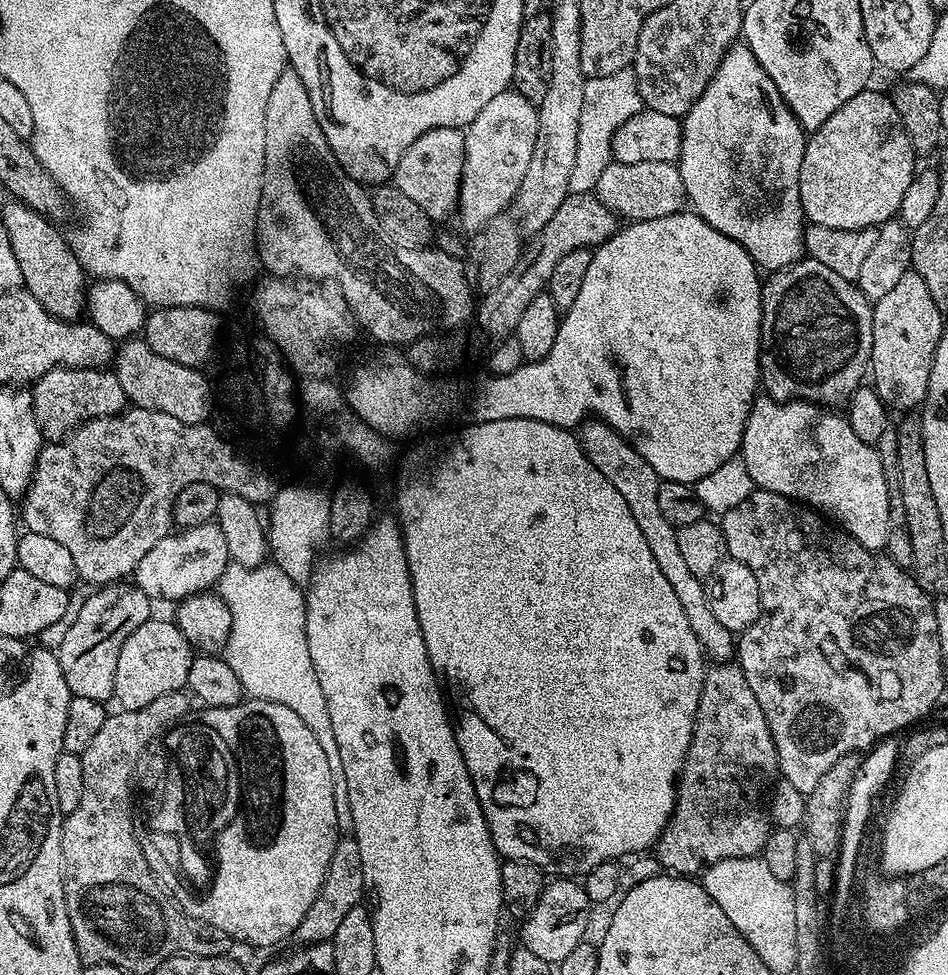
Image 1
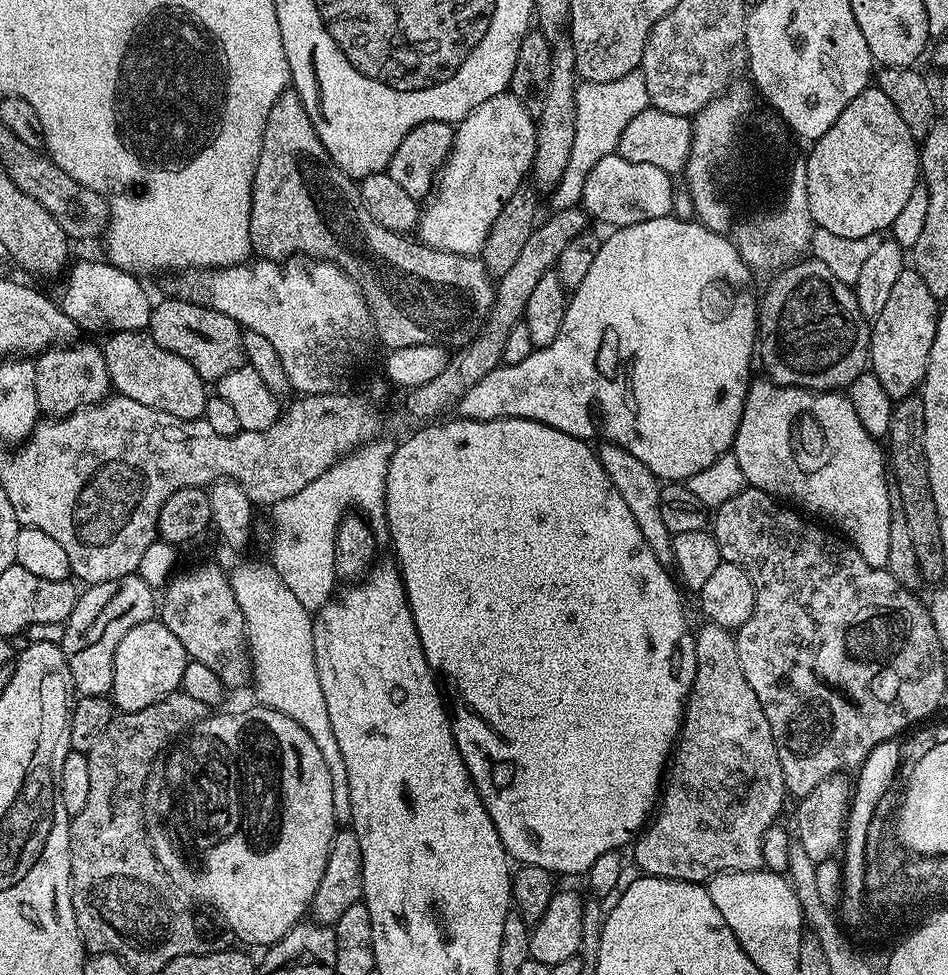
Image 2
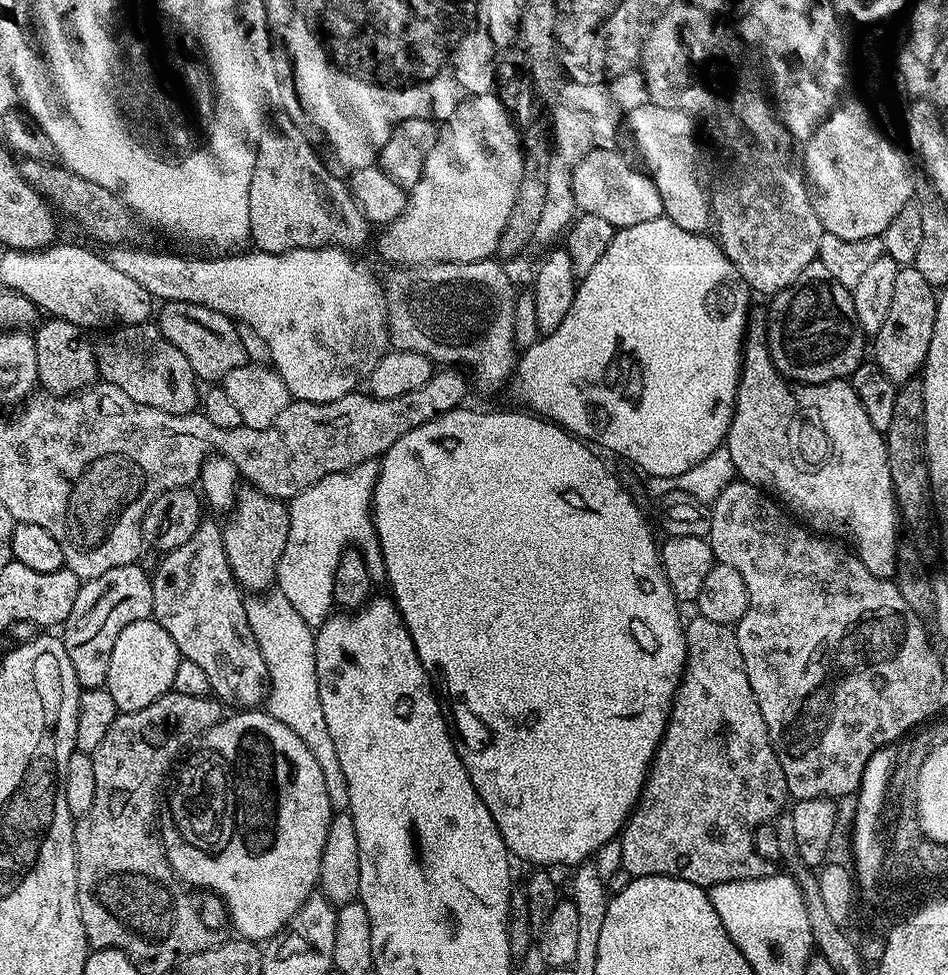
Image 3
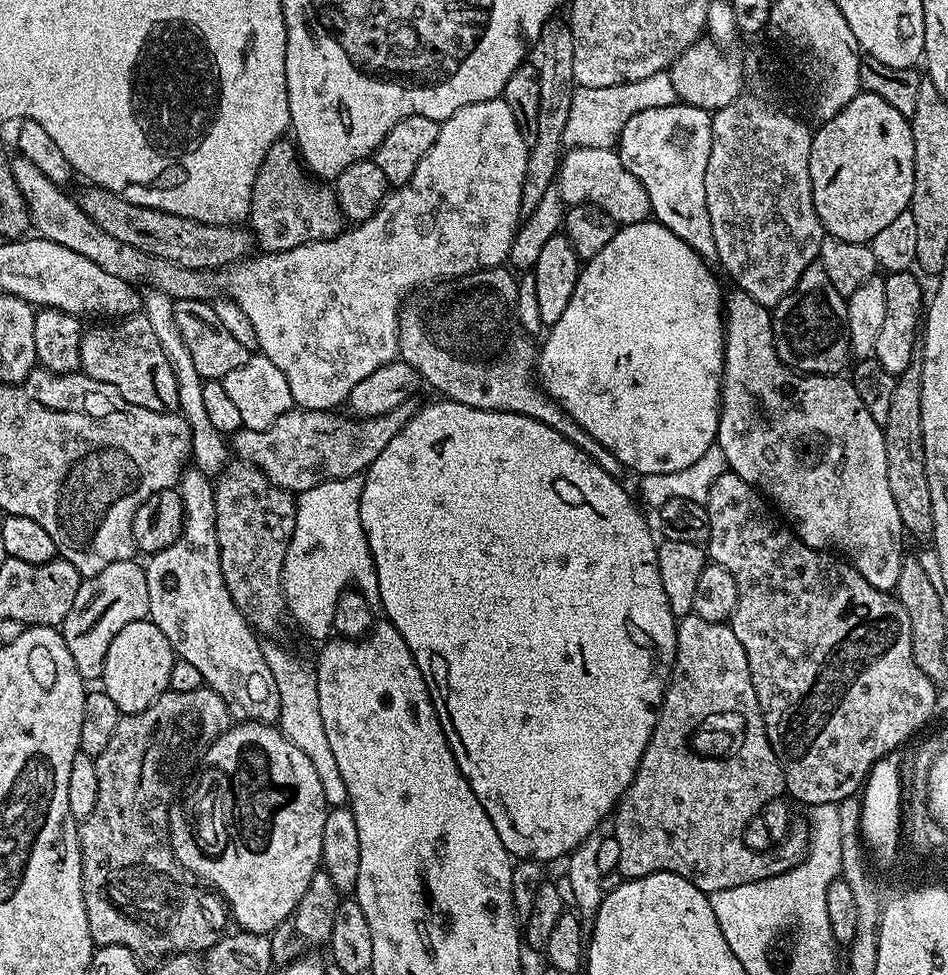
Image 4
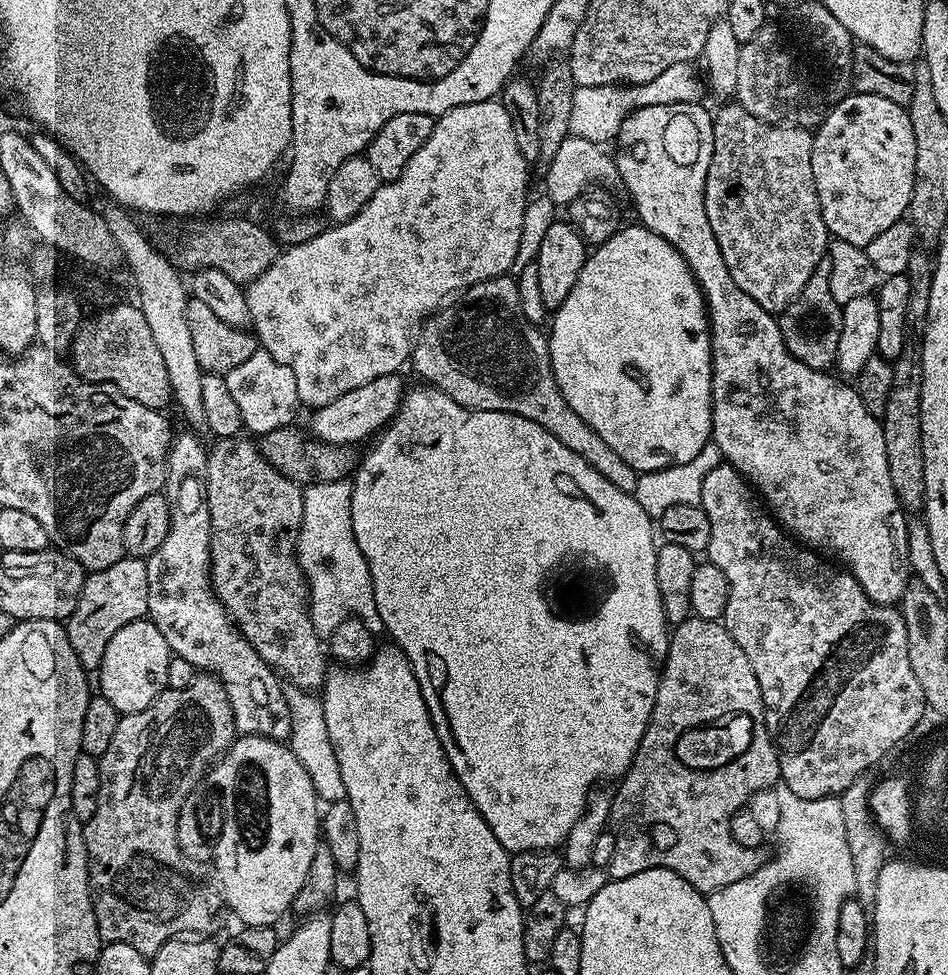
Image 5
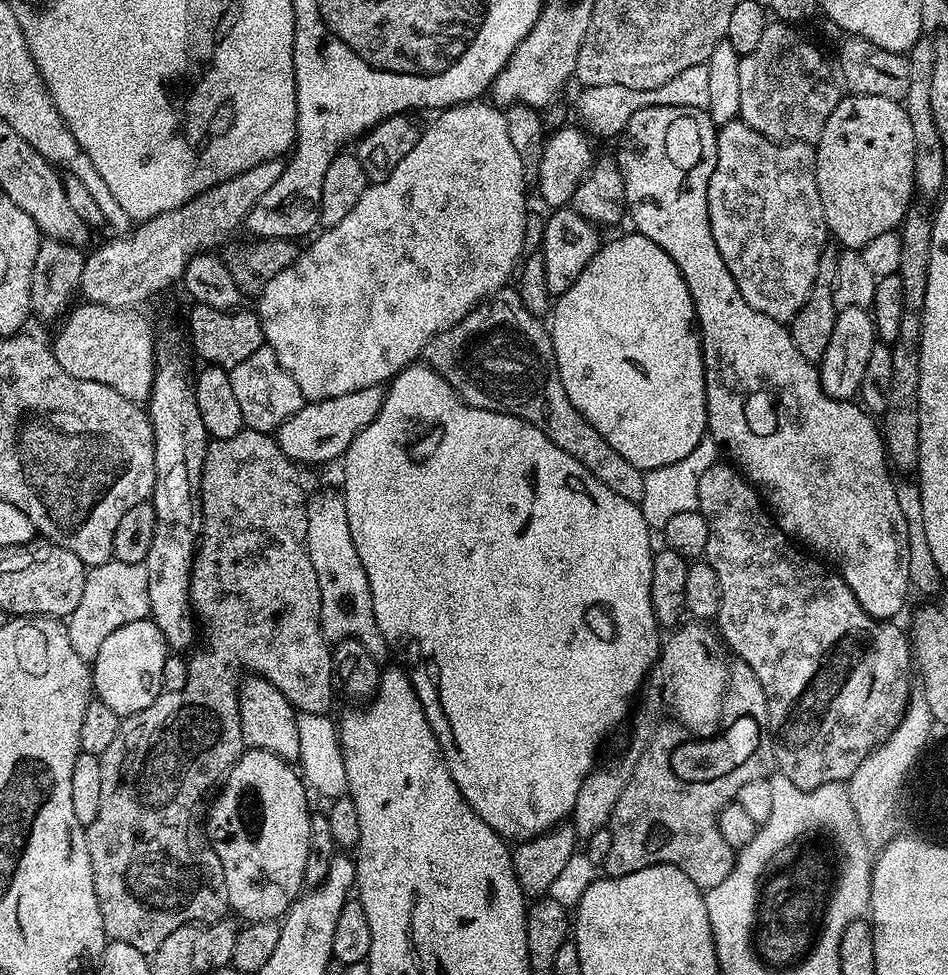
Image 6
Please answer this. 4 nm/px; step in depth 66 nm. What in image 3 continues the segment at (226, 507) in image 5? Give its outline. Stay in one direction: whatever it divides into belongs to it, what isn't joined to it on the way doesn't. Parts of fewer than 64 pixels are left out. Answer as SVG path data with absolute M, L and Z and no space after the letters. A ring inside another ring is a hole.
M251 486L241 487L236 493L236 504L231 512L227 513L223 521L224 545L226 558L230 562L230 570L234 574L236 583L241 589L252 594L263 594L273 587L276 578L276 567L286 550L286 538L290 534L290 514L288 505L283 500L275 500L273 496L262 494L257 488Z

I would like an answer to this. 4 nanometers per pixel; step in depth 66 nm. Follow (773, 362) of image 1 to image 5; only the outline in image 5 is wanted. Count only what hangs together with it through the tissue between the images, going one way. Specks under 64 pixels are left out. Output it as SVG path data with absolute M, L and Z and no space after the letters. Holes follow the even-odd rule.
M818 270L802 286L796 300L785 306L779 313L780 333L784 339L786 350L798 362L802 362L811 368L827 369L835 361L838 342L842 334L842 314L844 309L841 304L834 302L834 294L830 294L830 282L828 273Z

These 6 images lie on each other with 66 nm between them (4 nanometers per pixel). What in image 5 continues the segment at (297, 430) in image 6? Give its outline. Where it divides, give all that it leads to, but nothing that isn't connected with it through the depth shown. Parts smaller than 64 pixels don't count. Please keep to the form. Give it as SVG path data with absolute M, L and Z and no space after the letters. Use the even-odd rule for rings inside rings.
M386 374L382 378L374 378L374 382L366 382L366 386L358 386L358 390L350 390L350 394L342 394L342 398L334 398L334 402L315 409L311 413L311 435L323 444L350 446L368 435L371 437L379 433L395 416L404 400L406 385L402 377L400 374Z

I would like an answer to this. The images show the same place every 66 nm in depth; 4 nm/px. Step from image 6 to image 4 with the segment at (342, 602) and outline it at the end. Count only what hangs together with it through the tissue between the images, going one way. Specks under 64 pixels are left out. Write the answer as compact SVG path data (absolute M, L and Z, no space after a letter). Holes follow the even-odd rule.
M351 476L345 480L328 480L296 496L296 521L282 566L282 590L287 615L296 619L305 637L312 632L333 635L334 606L338 606L338 598L350 586L355 585L370 602L380 599L378 574L362 530L360 495L363 492L363 483Z

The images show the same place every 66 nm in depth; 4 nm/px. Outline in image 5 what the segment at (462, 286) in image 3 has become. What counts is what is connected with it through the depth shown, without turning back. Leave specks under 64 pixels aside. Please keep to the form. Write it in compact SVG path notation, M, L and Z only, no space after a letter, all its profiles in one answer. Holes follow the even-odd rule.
M508 274L495 276L470 286L459 300L460 304L453 308L444 306L431 313L415 337L410 364L424 379L421 381L454 398L454 402L464 408L477 408L480 412L509 412L530 418L530 422L538 422L538 426L542 426L549 436L558 438L562 446L570 446L578 458L586 458L589 468L598 470L602 478L614 482L618 490L635 493L638 473L622 462L622 457L614 454L614 450L610 450L610 446L606 446L606 442L602 442L602 438L598 438L598 434L594 434L594 430L586 426L574 410L570 410L570 402L562 398L562 390L554 378L548 336L540 333L541 329L523 316L517 281Z

